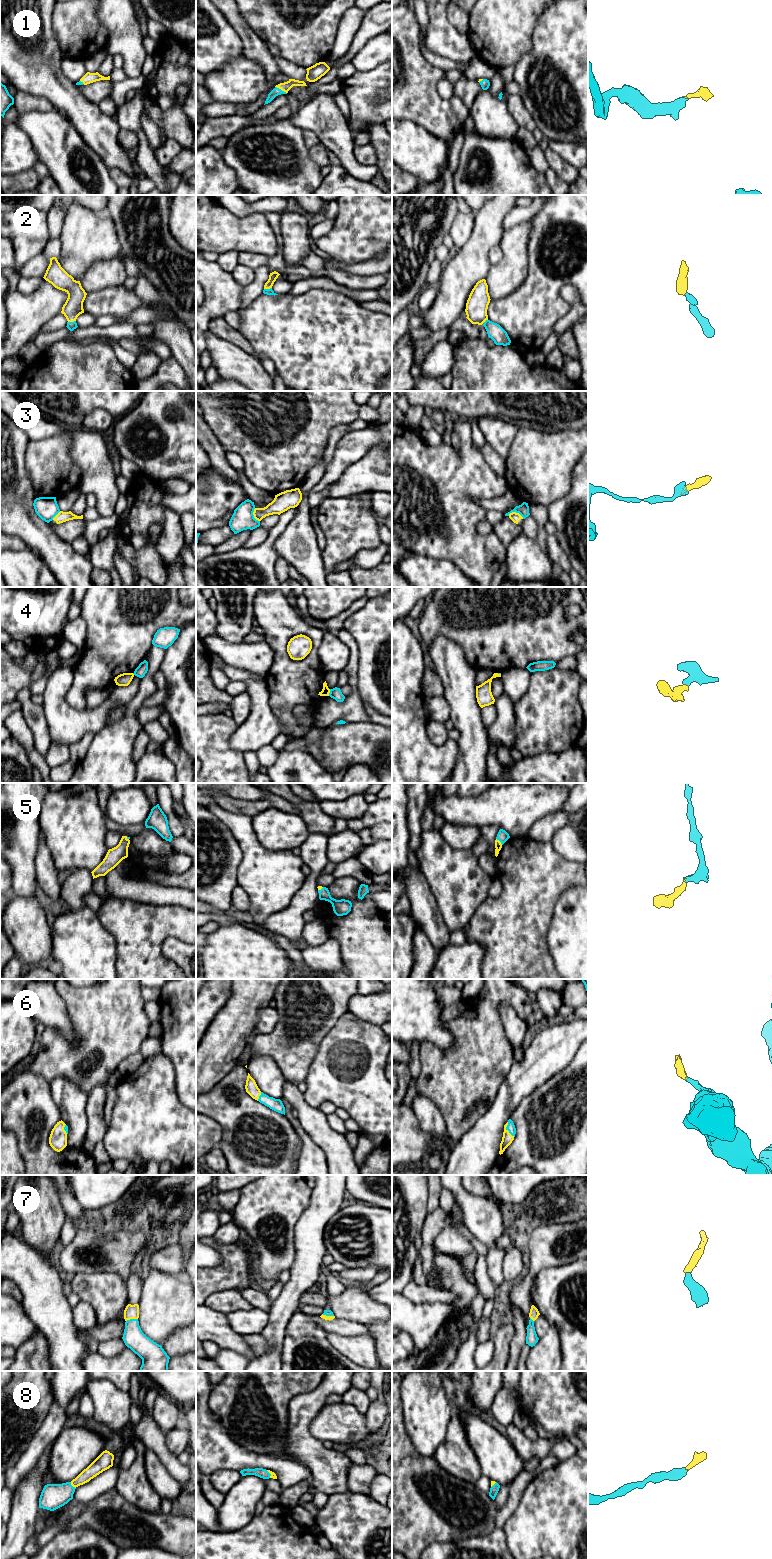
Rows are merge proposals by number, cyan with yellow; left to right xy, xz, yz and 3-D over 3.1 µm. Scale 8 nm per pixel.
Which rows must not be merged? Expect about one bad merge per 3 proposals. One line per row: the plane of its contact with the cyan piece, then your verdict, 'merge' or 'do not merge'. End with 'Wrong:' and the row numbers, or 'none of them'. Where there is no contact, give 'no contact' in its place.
1: contact in xz; merge
2: contact in xy; merge
3: contact in yz; do not merge
4: contact in xz; do not merge
5: contact in yz; merge
6: contact in yz; merge
7: contact in xy; merge
8: contact in xy; merge
Wrong: 3, 4

